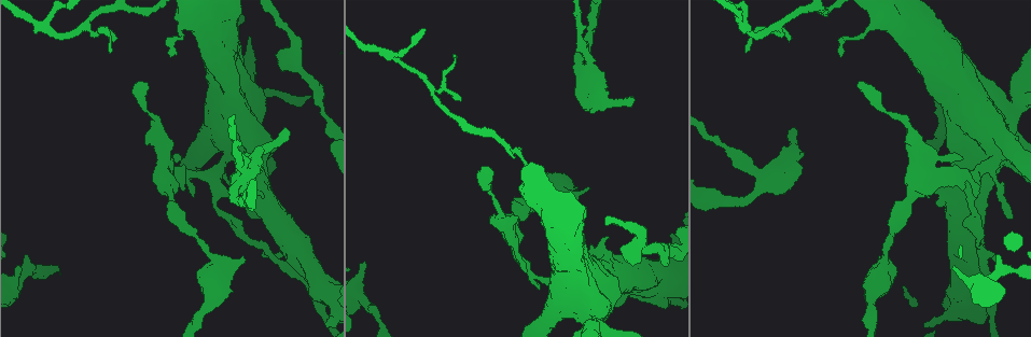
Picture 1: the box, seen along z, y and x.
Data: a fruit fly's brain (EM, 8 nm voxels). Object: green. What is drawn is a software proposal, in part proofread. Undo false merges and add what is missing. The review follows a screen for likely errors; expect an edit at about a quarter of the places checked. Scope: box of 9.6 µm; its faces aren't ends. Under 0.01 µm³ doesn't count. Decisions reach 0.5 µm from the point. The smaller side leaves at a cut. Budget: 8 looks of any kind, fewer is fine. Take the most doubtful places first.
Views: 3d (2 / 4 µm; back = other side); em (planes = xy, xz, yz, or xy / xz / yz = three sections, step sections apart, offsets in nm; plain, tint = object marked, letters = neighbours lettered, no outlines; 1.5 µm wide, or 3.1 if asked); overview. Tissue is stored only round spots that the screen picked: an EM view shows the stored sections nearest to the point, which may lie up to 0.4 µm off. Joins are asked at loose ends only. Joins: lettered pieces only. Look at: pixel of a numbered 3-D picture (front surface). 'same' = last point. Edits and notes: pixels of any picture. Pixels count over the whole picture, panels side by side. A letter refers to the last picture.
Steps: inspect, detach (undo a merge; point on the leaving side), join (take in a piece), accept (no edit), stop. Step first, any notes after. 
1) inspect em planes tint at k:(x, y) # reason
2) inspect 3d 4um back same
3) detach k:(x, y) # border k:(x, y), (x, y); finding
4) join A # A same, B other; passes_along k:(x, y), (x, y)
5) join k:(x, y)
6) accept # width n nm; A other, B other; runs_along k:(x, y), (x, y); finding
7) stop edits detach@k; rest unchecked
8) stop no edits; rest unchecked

inspect em planes letters at 1:(1012, 218) # free end

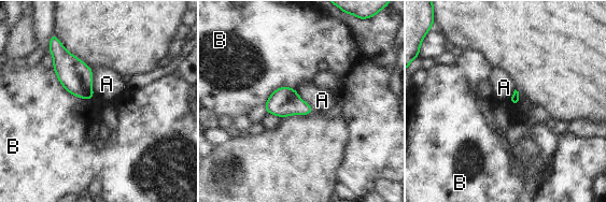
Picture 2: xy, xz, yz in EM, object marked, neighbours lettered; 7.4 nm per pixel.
accept # A other, B other; border 2:(52, 68), (69, 92), (89, 100); no lettered piece goes on from it

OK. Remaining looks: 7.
inspect em xy step 4 letters at 1:(538, 287) # free end

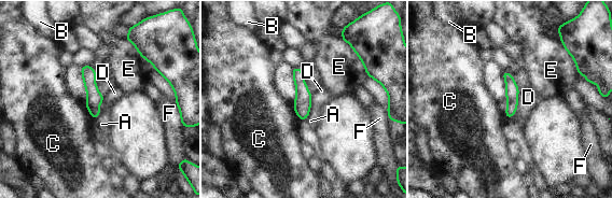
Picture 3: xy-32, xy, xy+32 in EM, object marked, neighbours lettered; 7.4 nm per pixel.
accept # A other, B other, C other, D other, E other, F other; border 3:(519, 90), (517, 110), (515, 112); none of them fits

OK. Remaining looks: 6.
inspect 3d 4um at 1:(432, 84) # a fork

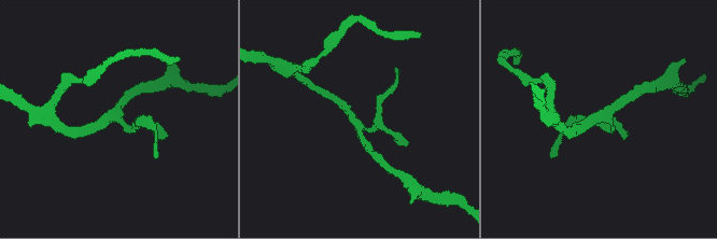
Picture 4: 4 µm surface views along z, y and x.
inspect em yz step 4 tint at 4:(604, 118) # shape alone is not enough

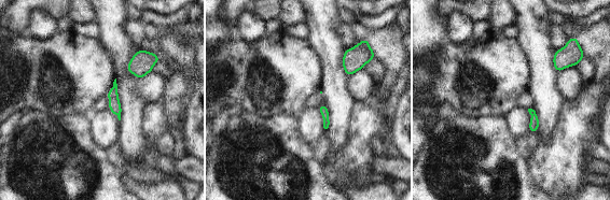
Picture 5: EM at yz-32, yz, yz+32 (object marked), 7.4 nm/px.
inspect em yz step 4 letters same # what lies round it

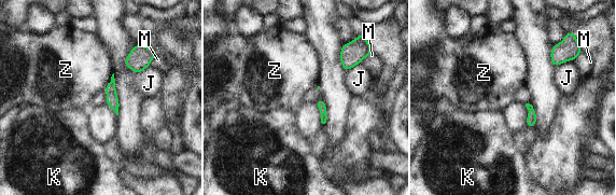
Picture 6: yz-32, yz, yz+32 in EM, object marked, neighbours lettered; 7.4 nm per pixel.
accept # width 20 nm; J other, K other, M other, Z other; border 6:(573, 59), (565, 60), (556, 67); continuous, no second cell

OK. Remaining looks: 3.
stop no edits; rest unchecked

